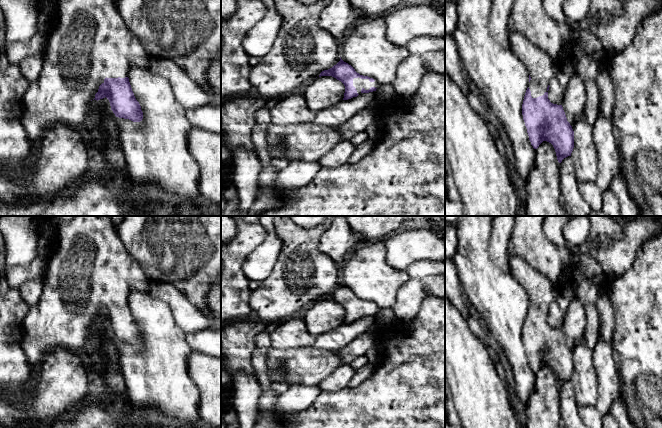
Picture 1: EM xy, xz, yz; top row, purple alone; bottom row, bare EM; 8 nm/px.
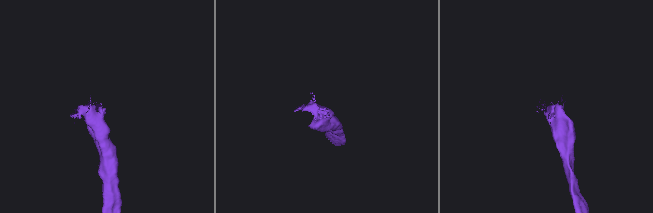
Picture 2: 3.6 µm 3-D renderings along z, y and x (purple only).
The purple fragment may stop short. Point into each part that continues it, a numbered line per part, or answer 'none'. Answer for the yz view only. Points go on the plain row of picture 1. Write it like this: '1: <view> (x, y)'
1: yz (541, 292)

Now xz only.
1: xz (358, 307)

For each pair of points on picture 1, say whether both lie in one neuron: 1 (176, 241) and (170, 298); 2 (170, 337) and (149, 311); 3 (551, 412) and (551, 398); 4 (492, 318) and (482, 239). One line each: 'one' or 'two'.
1: two
2: one
3: one
4: one

